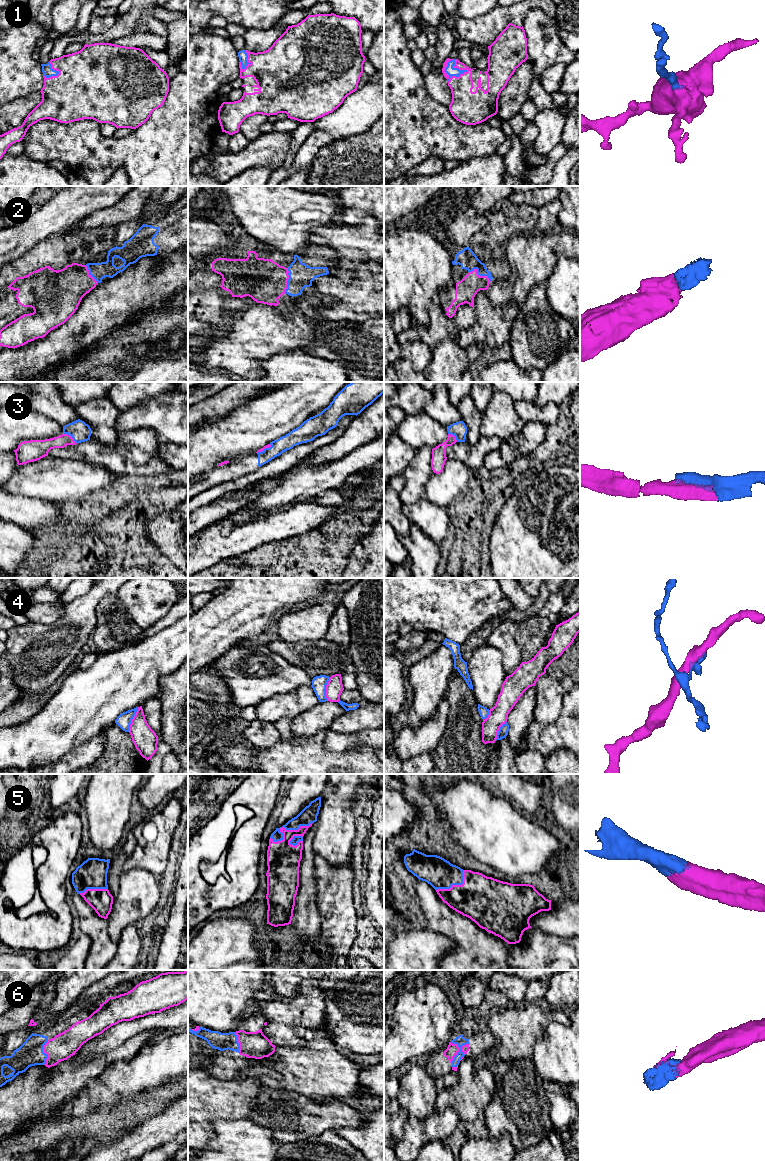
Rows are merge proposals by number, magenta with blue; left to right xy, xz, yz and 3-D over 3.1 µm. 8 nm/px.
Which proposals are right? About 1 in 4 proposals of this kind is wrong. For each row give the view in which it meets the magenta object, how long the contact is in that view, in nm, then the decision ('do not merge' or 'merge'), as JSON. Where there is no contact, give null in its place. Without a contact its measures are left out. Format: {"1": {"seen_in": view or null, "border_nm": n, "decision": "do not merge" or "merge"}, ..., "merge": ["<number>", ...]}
{"1": {"seen_in": "yz", "border_nm": 200, "decision": "merge"}, "2": {"seen_in": "yz", "border_nm": 190, "decision": "merge"}, "3": {"seen_in": "xy", "border_nm": 130, "decision": "merge"}, "4": {"seen_in": "xy", "border_nm": 220, "decision": "do not merge"}, "5": {"seen_in": "xz", "border_nm": 360, "decision": "merge"}, "6": {"seen_in": "yz", "border_nm": 220, "decision": "merge"}, "merge": ["1", "2", "3", "5", "6"]}

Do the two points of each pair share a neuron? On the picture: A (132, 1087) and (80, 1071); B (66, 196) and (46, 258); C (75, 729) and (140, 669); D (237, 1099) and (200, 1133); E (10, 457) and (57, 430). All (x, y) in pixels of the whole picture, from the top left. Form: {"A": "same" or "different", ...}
{"A": "different", "B": "different", "C": "same", "D": "same", "E": "different"}

